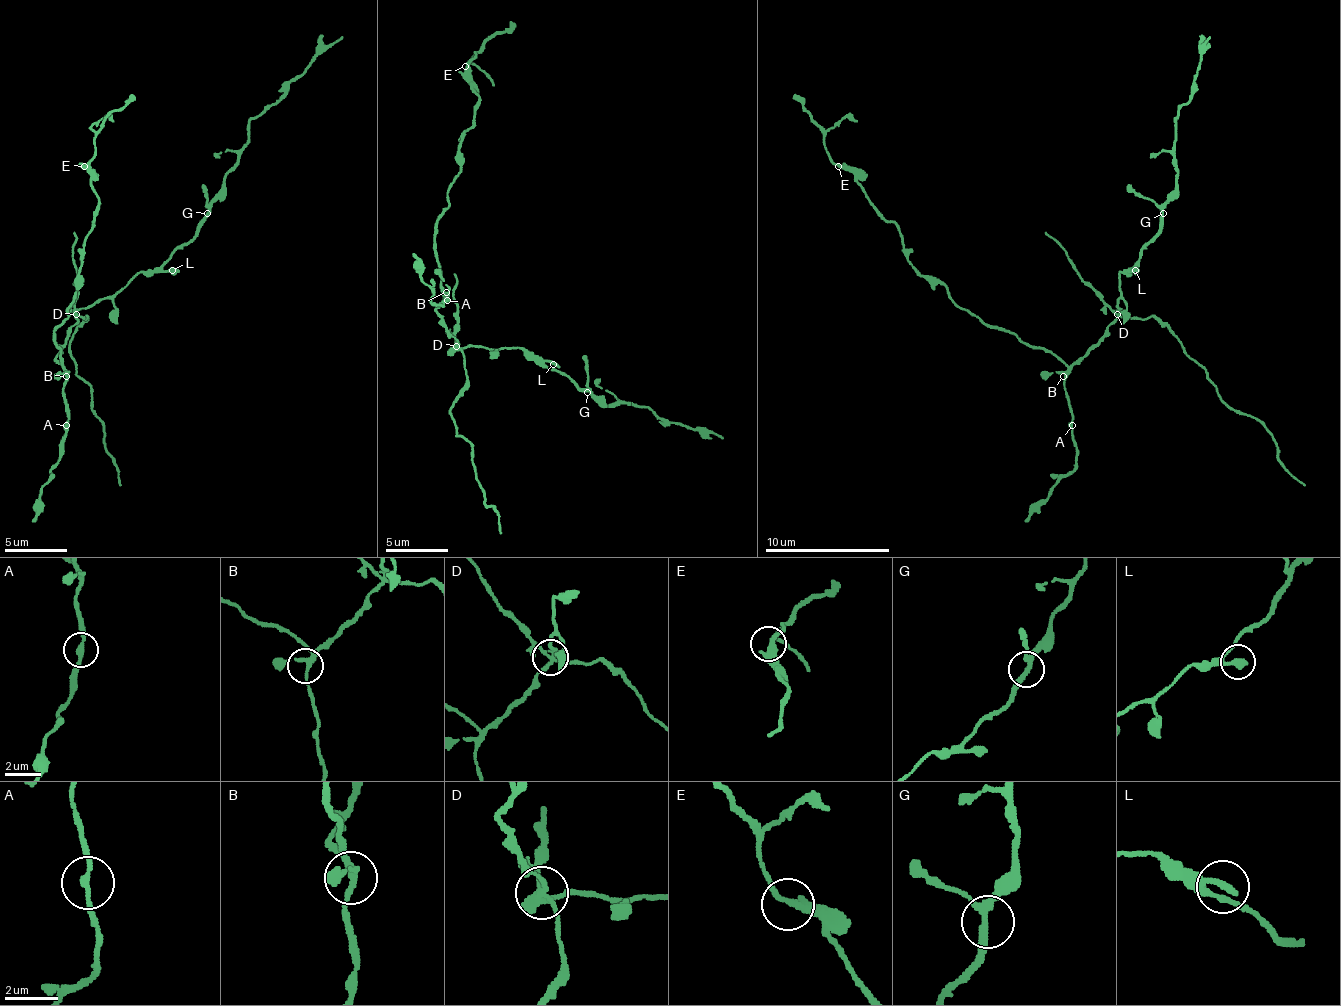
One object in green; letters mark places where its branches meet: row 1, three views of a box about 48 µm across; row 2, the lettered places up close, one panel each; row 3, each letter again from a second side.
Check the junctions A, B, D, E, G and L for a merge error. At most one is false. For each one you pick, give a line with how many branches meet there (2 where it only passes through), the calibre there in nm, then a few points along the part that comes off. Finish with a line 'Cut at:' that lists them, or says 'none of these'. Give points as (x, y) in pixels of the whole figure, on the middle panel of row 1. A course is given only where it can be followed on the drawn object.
D: Branches: 4. Thickness 240 nm. Course of the part to remove: (456, 345), (465, 360), (465, 382), (449, 411), (456, 433), (471, 445), (474, 479), (503, 533)
Cut at: D

